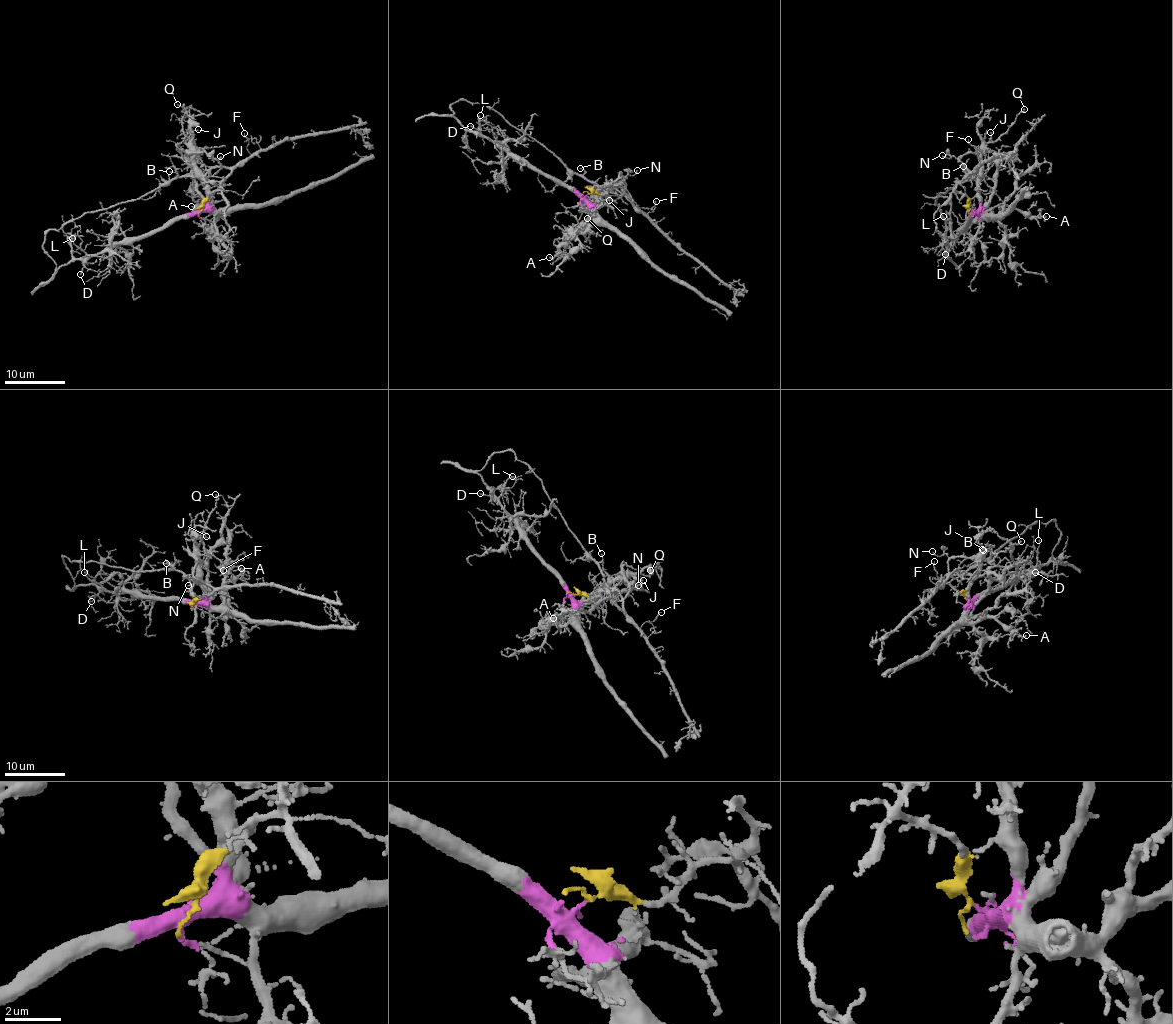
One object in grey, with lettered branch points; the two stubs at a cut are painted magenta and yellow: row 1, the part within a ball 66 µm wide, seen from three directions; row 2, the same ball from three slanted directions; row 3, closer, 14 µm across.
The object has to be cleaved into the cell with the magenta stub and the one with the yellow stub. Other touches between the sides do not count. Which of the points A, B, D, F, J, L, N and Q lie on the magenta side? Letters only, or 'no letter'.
A, D, J, L, Q

